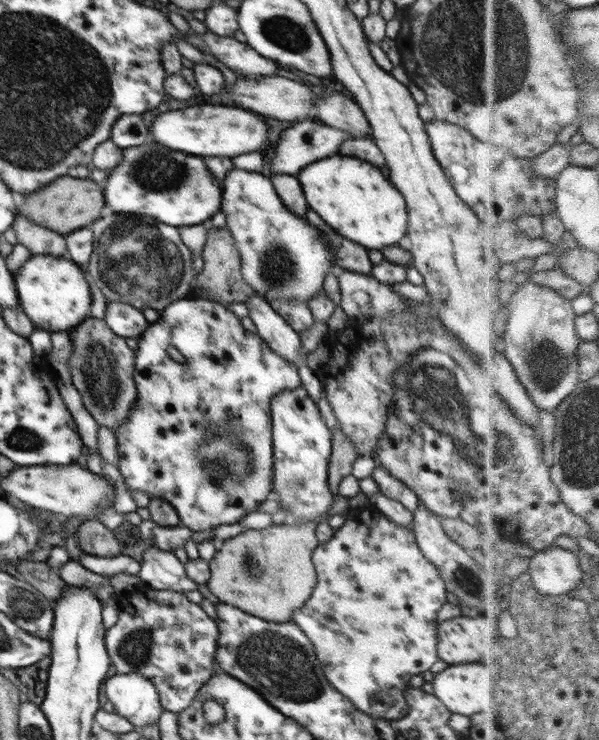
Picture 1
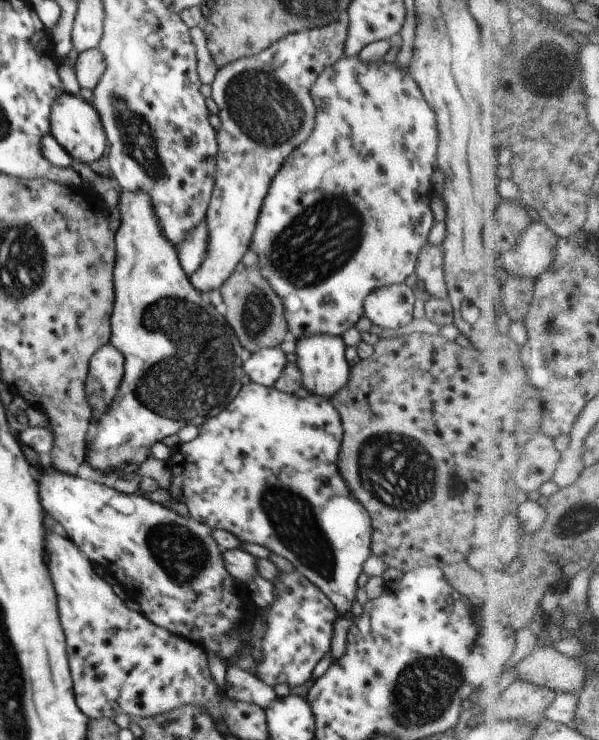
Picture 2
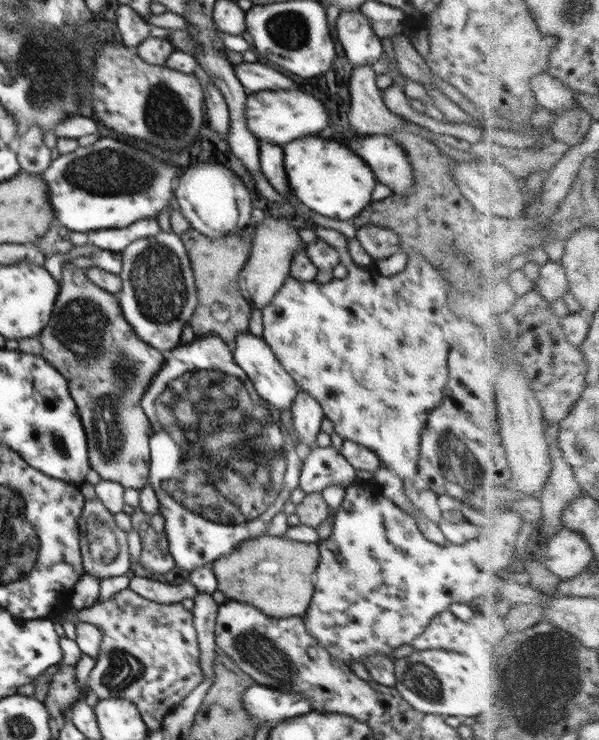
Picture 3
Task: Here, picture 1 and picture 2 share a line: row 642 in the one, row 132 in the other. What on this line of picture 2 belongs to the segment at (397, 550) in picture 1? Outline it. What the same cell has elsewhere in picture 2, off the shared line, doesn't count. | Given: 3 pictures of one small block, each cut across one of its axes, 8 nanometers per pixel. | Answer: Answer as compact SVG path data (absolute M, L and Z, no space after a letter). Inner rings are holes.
M343 56L334 65L324 69L310 89L316 107L314 130L310 136L299 144L283 162L281 169L272 179L268 194L264 199L249 248L258 254L259 273L270 283L272 290L282 299L287 327L294 334L296 341L312 335L330 335L341 337L349 328L355 326L365 316L364 299L373 289L386 285L404 283L404 280L415 271L415 264L420 248L429 242L430 228L434 226L434 218L430 212L430 176L434 174L434 158L438 146L437 120L434 111L424 98L423 92L408 72L398 70L396 62L385 64L384 61L370 64L362 62L357 56ZM370 148L376 158L384 160L390 154L388 168L392 170L370 170Z

